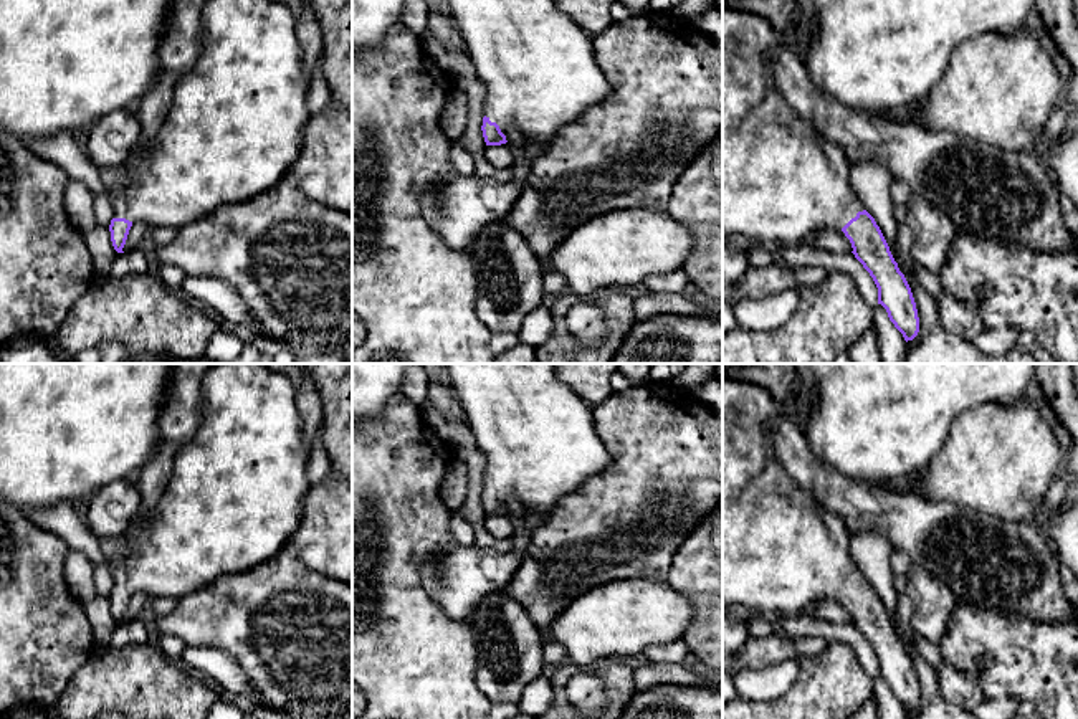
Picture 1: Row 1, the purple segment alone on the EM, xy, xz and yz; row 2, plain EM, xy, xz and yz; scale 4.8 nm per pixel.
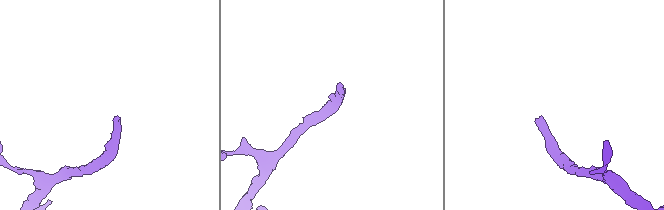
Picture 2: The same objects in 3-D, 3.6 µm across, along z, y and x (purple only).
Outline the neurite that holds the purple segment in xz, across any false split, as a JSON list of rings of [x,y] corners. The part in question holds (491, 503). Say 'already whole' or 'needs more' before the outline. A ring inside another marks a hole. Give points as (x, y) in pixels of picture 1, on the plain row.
needs more | [[[446,364],[446,367],[450,387],[456,393],[465,410],[466,425],[473,435],[473,443],[486,456],[481,496],[486,516],[506,514],[508,511],[504,504],[508,498],[516,499],[527,509],[527,512],[547,516],[565,494],[574,493],[584,481],[600,474],[612,464],[612,455],[594,426],[592,405],[559,379],[554,364]]]

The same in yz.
needs more | [[[723,379],[723,608],[741,607],[762,612],[769,618],[787,618],[808,615],[825,600],[842,600],[851,613],[851,623],[878,658],[878,674],[886,679],[904,711],[913,711],[919,702],[919,688],[911,658],[875,588],[853,562],[853,534],[848,524],[827,511],[772,459],[772,423],[780,415],[795,415],[792,400],[775,400],[756,383]]]

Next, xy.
needs more | [[[213,364],[203,377],[200,421],[193,438],[174,458],[170,479],[155,506],[142,517],[131,519],[122,539],[127,552],[122,559],[104,562],[112,575],[111,612],[124,623],[131,597],[144,592],[149,598],[182,598],[207,587],[222,575],[271,560],[296,534],[304,517],[309,489],[309,451],[303,441],[303,417],[296,405],[293,382],[266,364]]]

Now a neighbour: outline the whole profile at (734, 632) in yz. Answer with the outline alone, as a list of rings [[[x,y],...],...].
[[[723,617],[723,659],[741,653],[749,640],[747,621],[736,617]]]

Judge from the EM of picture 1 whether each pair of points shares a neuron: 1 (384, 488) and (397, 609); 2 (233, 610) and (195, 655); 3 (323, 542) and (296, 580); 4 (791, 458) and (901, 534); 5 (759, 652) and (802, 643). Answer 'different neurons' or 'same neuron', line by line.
1: same neuron
2: different neurons
3: different neurons
4: same neuron
5: same neuron

